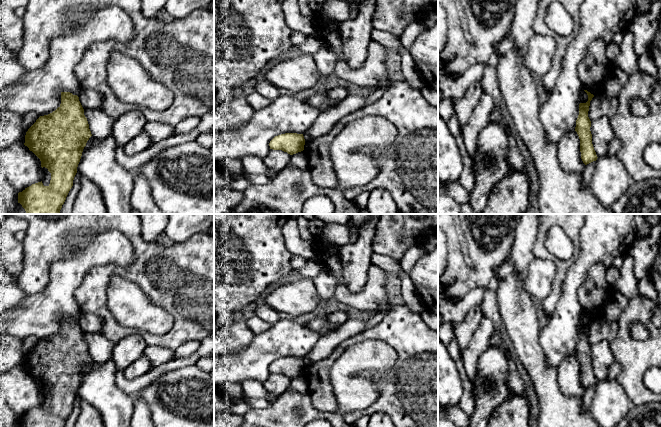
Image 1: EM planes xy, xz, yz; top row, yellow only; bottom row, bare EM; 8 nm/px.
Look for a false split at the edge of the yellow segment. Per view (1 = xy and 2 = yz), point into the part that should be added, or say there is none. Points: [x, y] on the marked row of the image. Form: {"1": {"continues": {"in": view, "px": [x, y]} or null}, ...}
{"1": {"continues": null}, "2": {"continues": null}}

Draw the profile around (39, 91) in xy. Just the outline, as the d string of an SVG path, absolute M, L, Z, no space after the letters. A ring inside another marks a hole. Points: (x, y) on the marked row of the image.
M78 5L70 9L69 14L74 31L52 40L49 46L49 59L43 67L27 72L18 83L0 90L0 110L12 111L18 115L30 111L40 116L52 113L60 107L62 92L70 92L79 97L83 88L76 78L75 67L92 44L109 40L127 43L134 35L131 18L118 6L93 9L88 5Z

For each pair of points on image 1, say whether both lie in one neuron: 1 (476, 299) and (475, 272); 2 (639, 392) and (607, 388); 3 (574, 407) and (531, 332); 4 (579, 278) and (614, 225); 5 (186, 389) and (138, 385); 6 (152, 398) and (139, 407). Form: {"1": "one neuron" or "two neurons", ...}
{"1": "two neurons", "2": "two neurons", "3": "one neuron", "4": "one neuron", "5": "two neurons", "6": "two neurons"}

